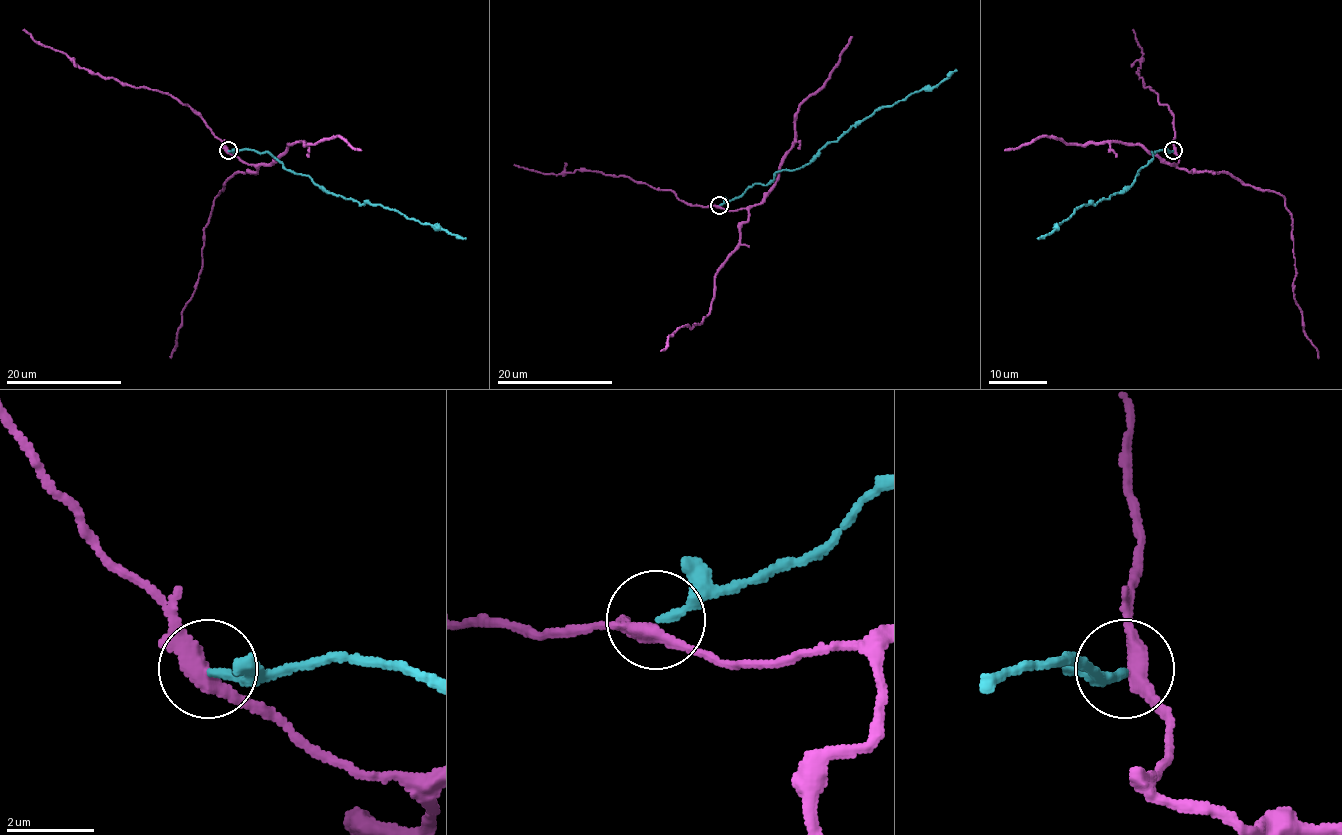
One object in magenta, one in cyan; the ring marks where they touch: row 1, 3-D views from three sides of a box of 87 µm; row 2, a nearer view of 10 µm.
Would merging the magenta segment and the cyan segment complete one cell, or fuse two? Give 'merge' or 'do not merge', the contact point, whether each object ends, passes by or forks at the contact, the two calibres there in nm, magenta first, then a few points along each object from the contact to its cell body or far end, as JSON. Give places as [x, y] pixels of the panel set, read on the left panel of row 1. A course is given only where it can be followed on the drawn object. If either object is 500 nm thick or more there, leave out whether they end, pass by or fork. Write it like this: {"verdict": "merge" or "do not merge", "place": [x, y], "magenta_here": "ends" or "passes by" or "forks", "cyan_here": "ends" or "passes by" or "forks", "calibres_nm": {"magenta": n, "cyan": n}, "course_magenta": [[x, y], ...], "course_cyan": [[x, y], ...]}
{"verdict": "do not merge", "place": [228, 150], "magenta_here": "passes by", "cyan_here": "ends", "calibres_nm": {"magenta": 400, "cyan": 180}, "course_magenta": [[228, 150], [257, 169], [237, 172], [214, 198], [204, 228], [201, 273], [182, 311], [182, 326], [170, 358]], "course_cyan": [[228, 150], [269, 151], [286, 169], [307, 175], [326, 191], [361, 204], [381, 204], [465, 237]]}

